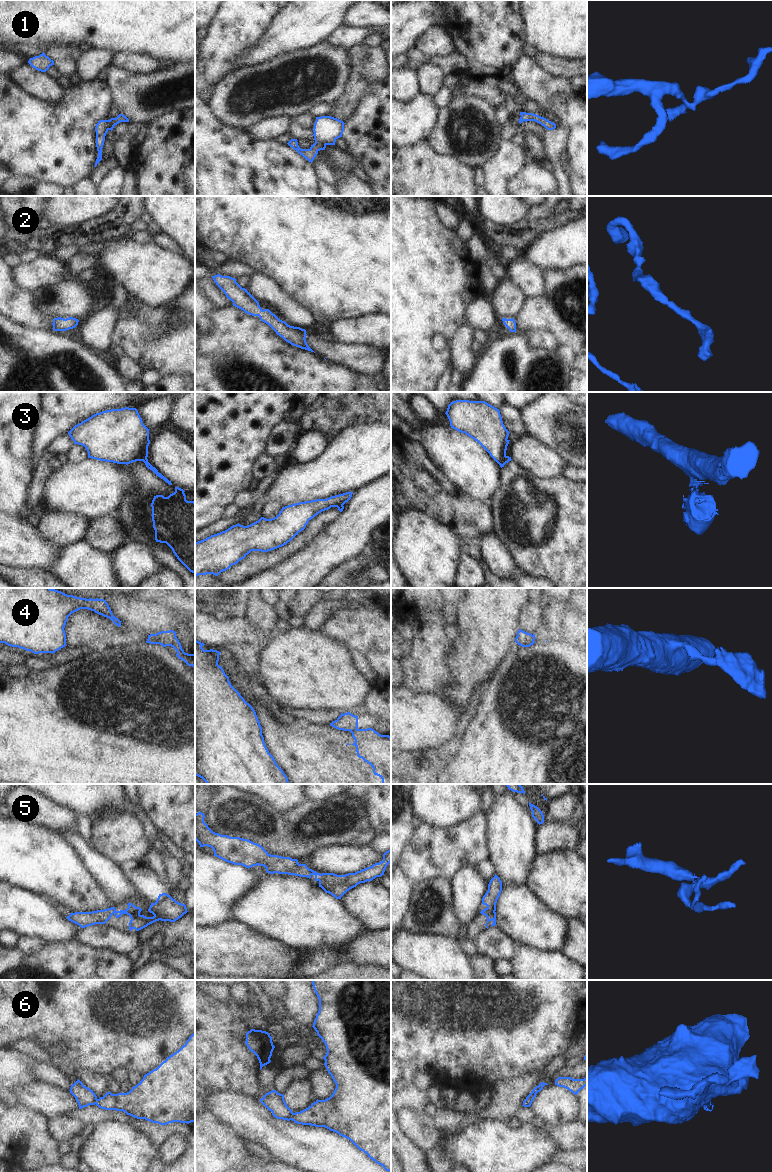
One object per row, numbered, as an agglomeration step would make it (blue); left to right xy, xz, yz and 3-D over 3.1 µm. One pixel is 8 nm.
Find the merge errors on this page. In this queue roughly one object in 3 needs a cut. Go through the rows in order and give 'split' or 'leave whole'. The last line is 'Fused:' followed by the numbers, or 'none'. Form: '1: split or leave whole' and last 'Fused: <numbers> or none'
1: leave whole
2: leave whole
3: split
4: split
5: leave whole
6: split
Fused: 3, 4, 6

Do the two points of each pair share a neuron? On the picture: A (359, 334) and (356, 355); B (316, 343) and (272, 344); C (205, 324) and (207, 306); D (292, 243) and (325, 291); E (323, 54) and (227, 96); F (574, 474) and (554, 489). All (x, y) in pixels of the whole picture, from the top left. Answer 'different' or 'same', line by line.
A: different
B: different
C: same
D: same
E: same
F: different

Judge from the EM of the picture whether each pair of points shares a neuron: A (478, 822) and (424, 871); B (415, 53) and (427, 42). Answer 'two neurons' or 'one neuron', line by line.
A: one neuron
B: two neurons

